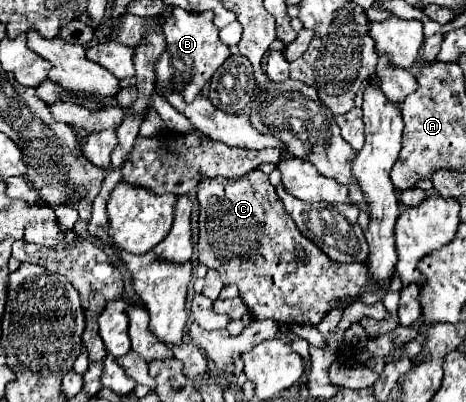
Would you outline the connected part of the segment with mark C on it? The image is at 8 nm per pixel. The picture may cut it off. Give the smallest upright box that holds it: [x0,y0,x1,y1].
[197,169,367,325]

